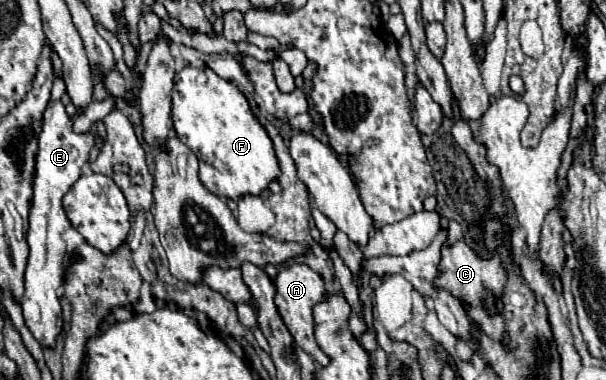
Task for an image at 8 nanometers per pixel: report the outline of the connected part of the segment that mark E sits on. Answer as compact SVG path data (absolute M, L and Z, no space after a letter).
M50 102L44 112L44 126L40 134L40 146L36 156L36 182L34 182L34 202L32 202L32 218L28 228L28 244L30 258L26 264L26 282L24 296L18 300L22 306L24 322L32 336L42 344L42 348L54 348L56 340L62 332L62 310L56 296L56 288L64 280L64 256L66 242L62 234L72 228L68 216L62 206L64 194L70 186L82 176L82 168L88 162L88 154L94 146L92 134L74 134L72 122L62 106L62 102Z

